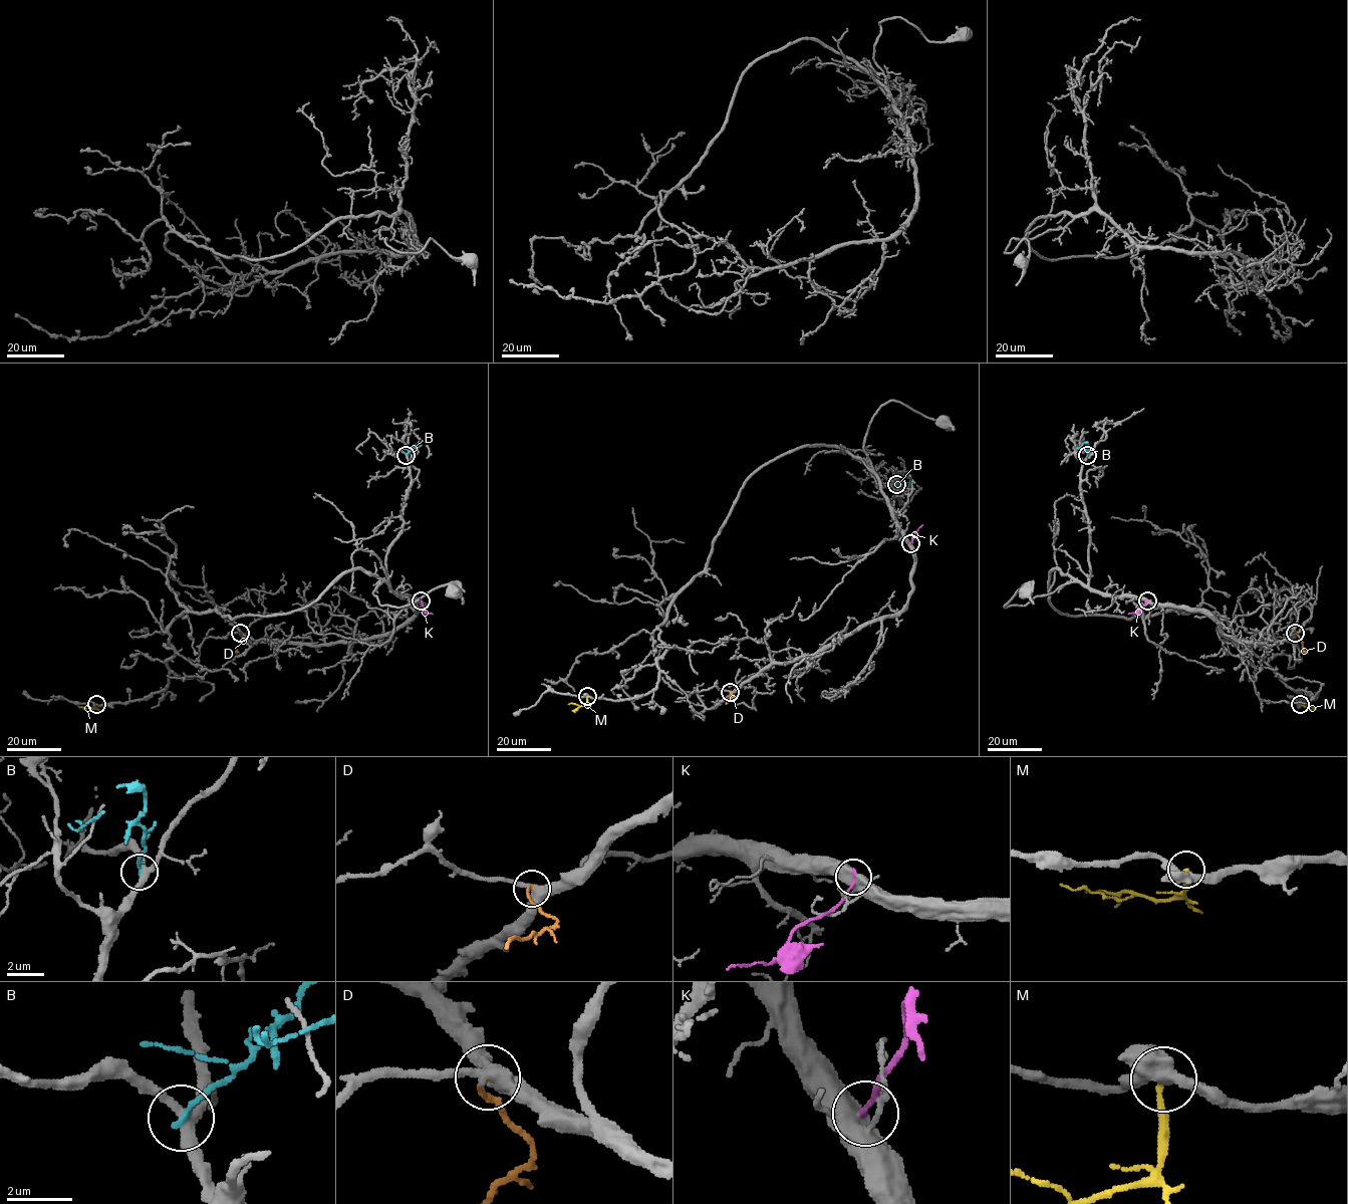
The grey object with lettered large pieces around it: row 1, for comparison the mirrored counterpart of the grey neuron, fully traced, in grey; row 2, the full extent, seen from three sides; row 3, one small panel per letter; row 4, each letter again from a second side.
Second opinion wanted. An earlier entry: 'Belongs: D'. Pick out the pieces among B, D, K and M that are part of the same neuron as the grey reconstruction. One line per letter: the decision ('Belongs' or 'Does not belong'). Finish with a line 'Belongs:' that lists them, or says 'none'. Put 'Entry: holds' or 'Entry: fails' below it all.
B: Does not belong
D: Belongs
K: Does not belong
M: Does not belong
Belongs: D
Entry: holds

